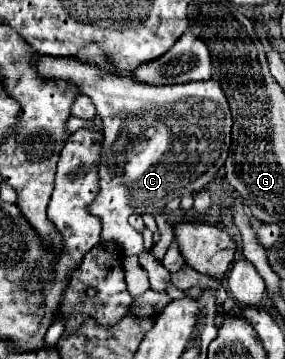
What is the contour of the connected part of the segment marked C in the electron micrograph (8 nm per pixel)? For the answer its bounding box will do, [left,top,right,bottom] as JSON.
[32,54,232,292]

